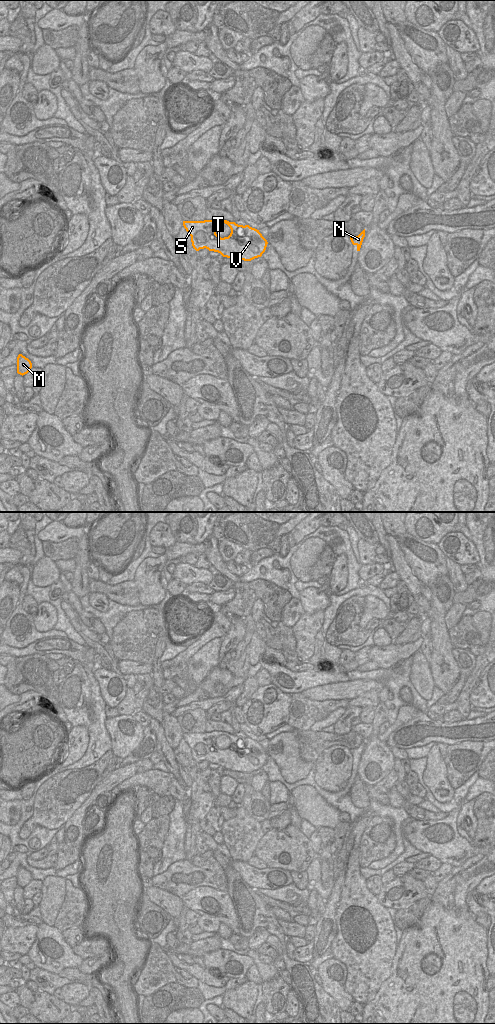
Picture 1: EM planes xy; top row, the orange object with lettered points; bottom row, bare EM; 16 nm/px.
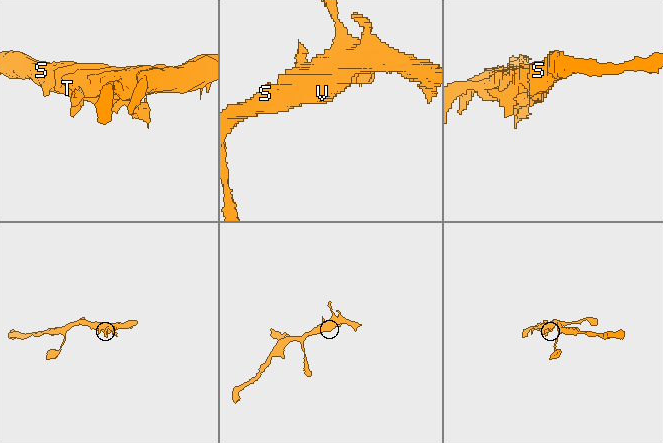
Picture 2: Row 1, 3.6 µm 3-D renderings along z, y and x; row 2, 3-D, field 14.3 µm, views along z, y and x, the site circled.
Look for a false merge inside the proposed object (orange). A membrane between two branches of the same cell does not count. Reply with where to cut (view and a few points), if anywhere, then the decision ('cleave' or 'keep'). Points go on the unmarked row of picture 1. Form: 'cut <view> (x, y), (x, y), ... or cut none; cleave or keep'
cut none; keep

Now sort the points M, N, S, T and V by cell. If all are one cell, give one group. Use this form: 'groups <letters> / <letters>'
groups M N S T V

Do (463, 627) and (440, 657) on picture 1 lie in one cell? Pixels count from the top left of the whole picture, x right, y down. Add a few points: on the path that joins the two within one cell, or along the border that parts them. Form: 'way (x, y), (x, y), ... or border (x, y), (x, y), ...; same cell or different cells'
border (448, 630), (448, 636), (453, 647); different cells

